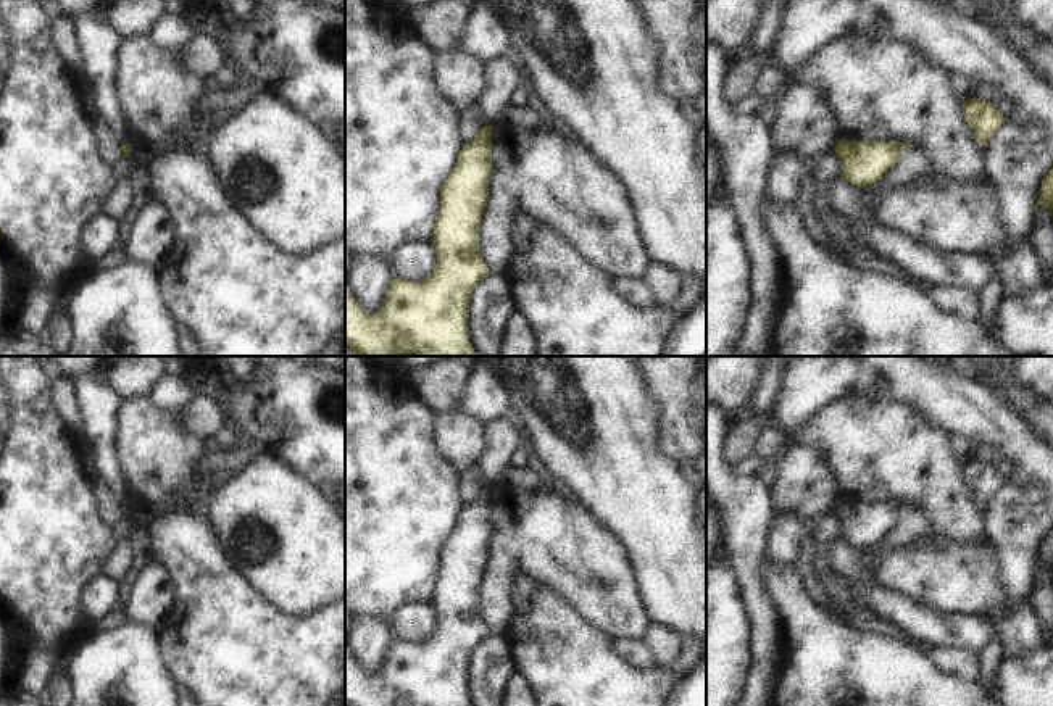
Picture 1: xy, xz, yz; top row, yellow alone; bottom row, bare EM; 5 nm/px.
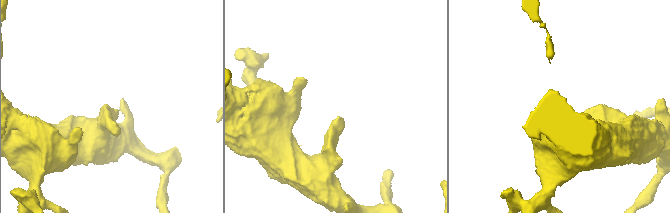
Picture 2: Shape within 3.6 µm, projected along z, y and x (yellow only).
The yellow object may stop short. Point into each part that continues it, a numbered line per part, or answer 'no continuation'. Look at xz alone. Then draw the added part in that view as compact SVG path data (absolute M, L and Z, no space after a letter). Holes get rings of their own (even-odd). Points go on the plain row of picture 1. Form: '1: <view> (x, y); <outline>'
no continuation

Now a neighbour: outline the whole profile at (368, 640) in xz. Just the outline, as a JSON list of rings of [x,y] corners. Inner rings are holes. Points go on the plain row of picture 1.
[[[361,617],[350,624],[347,646],[358,667],[366,675],[374,675],[382,669],[393,640],[389,624],[373,617]]]

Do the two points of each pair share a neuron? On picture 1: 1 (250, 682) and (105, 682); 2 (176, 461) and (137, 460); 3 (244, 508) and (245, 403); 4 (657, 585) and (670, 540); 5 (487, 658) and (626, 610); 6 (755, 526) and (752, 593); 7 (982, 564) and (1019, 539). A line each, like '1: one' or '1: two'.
1: two
2: one
3: two
4: one
5: two
6: one
7: two

